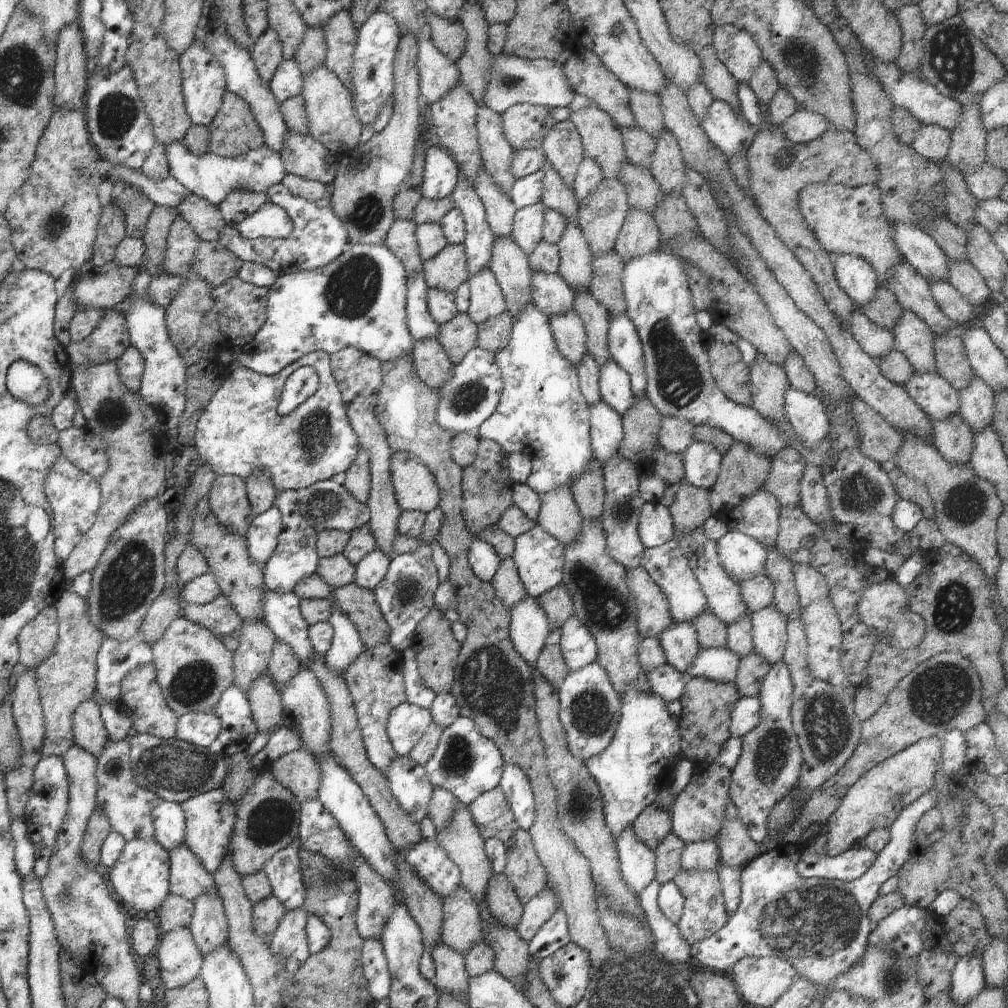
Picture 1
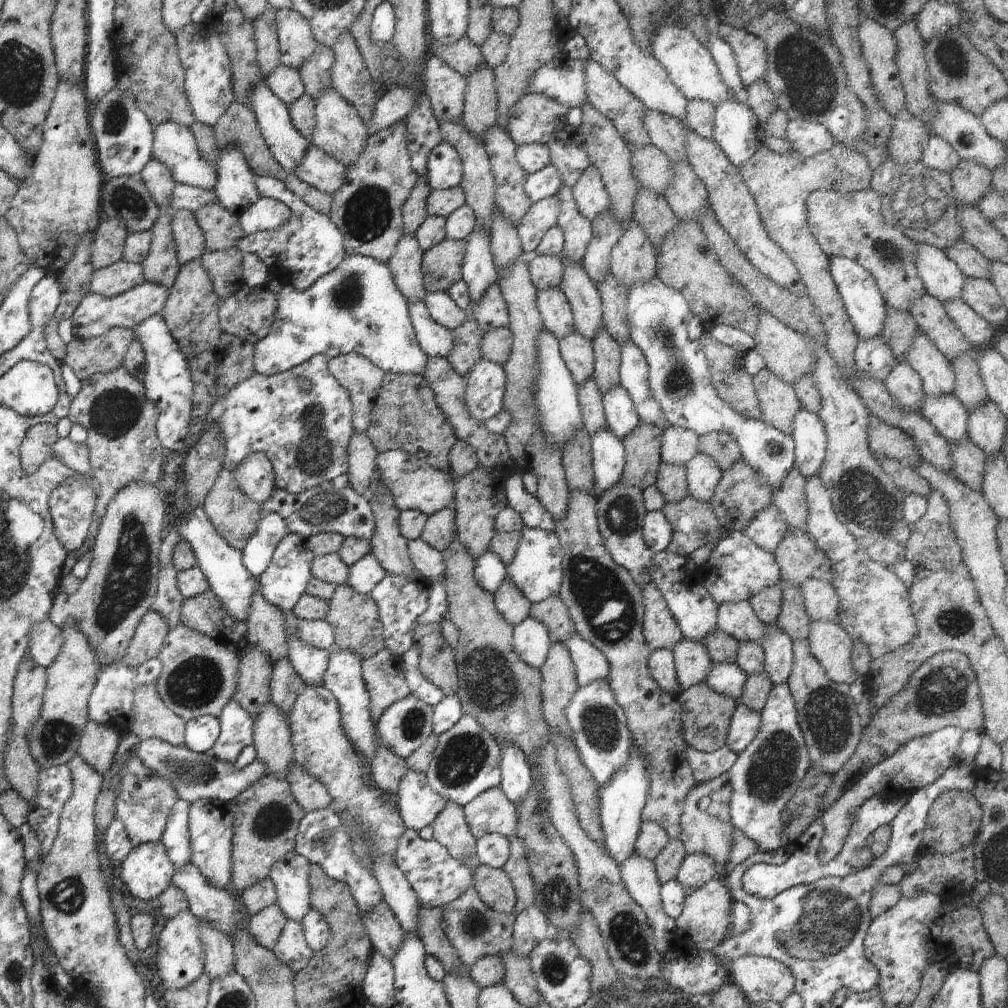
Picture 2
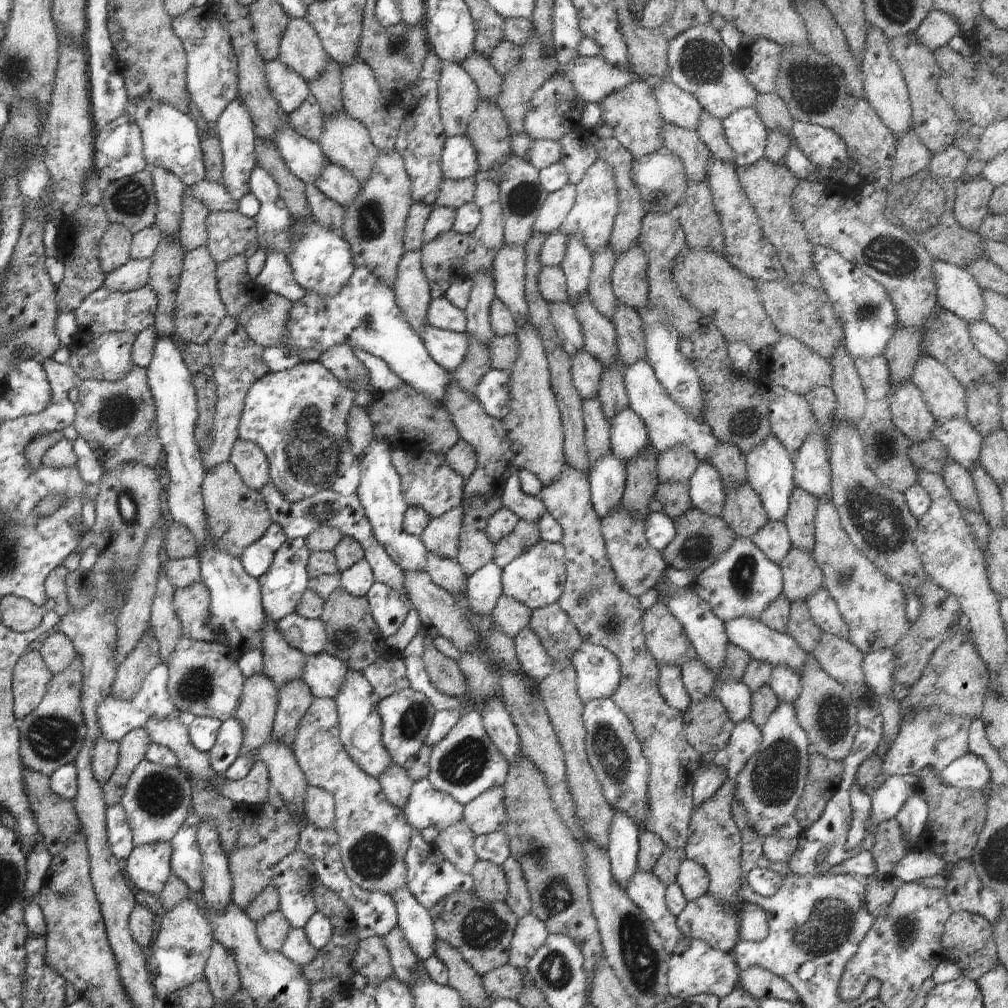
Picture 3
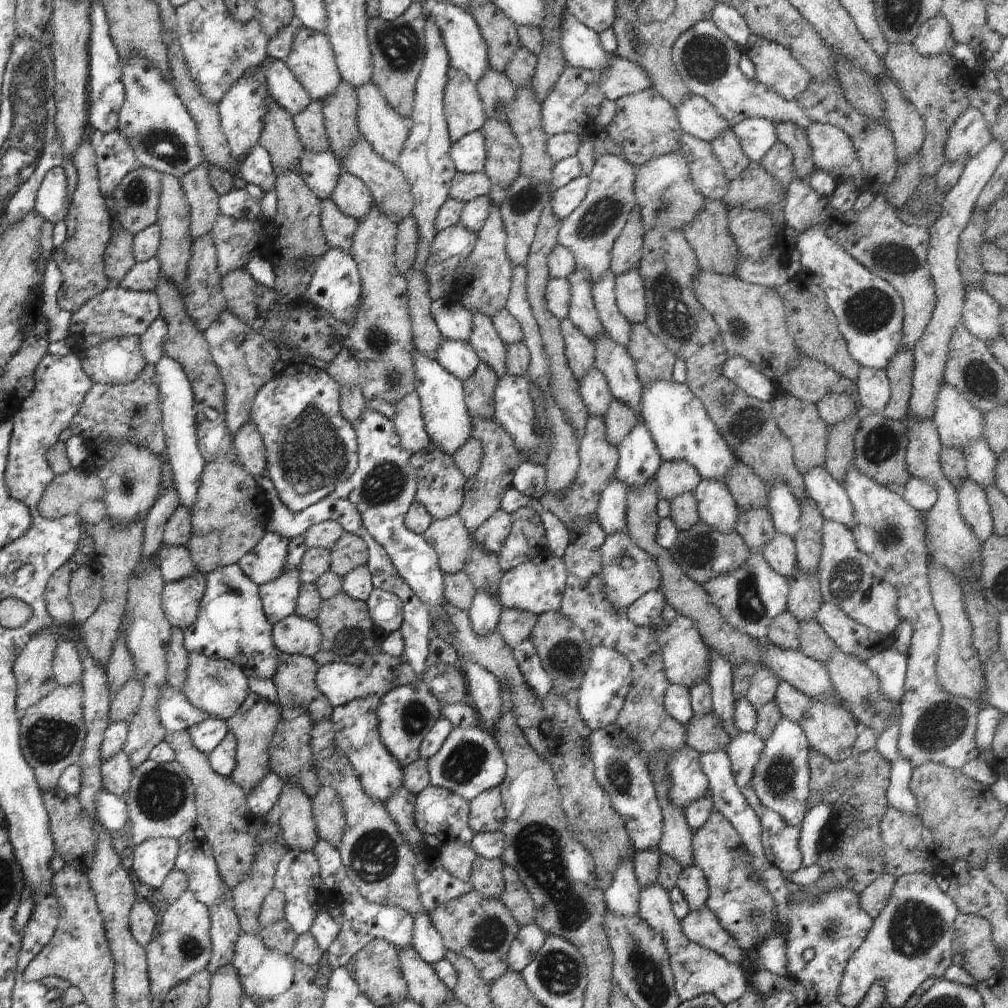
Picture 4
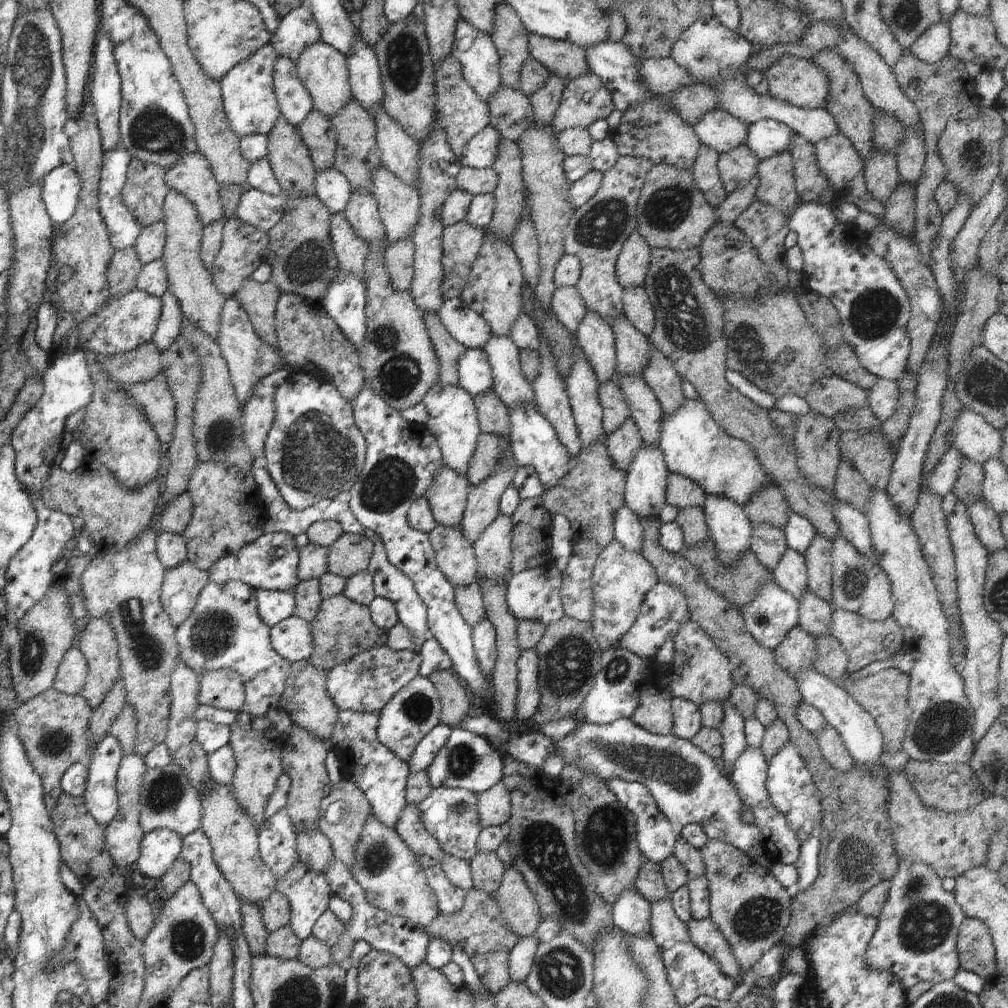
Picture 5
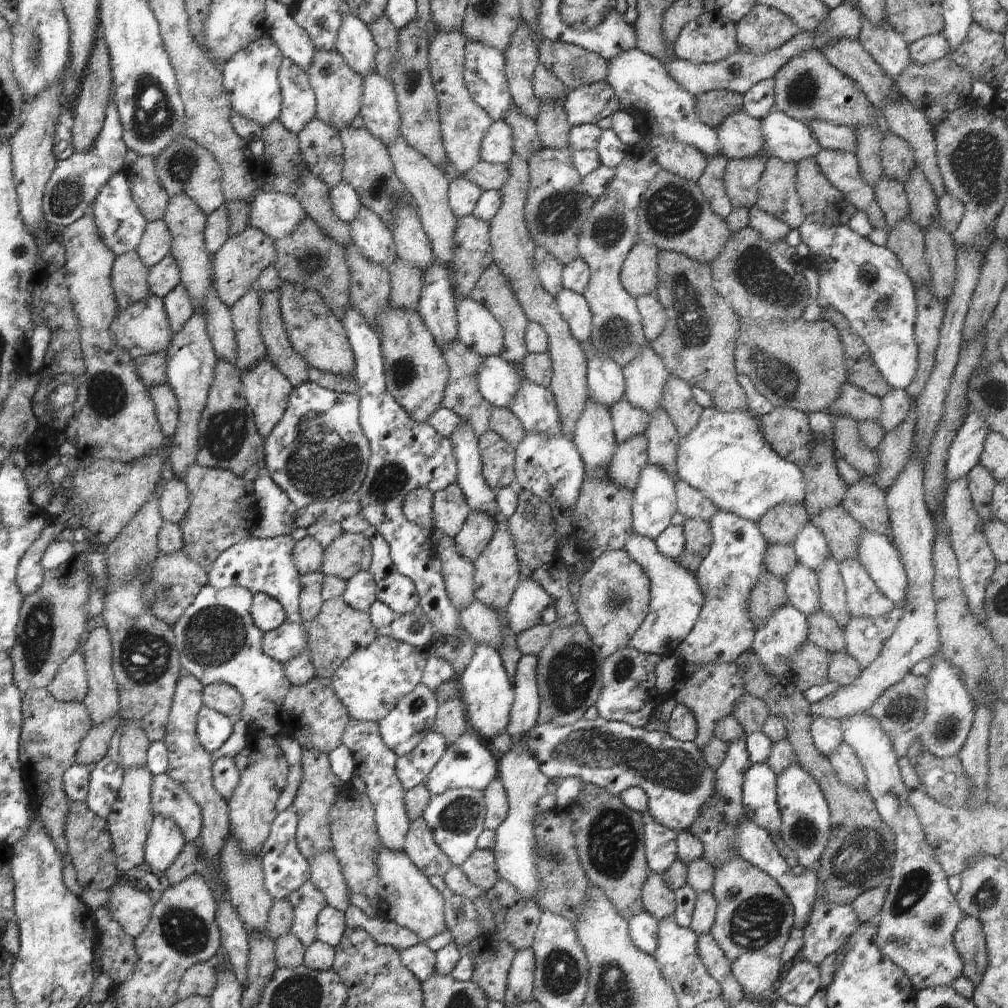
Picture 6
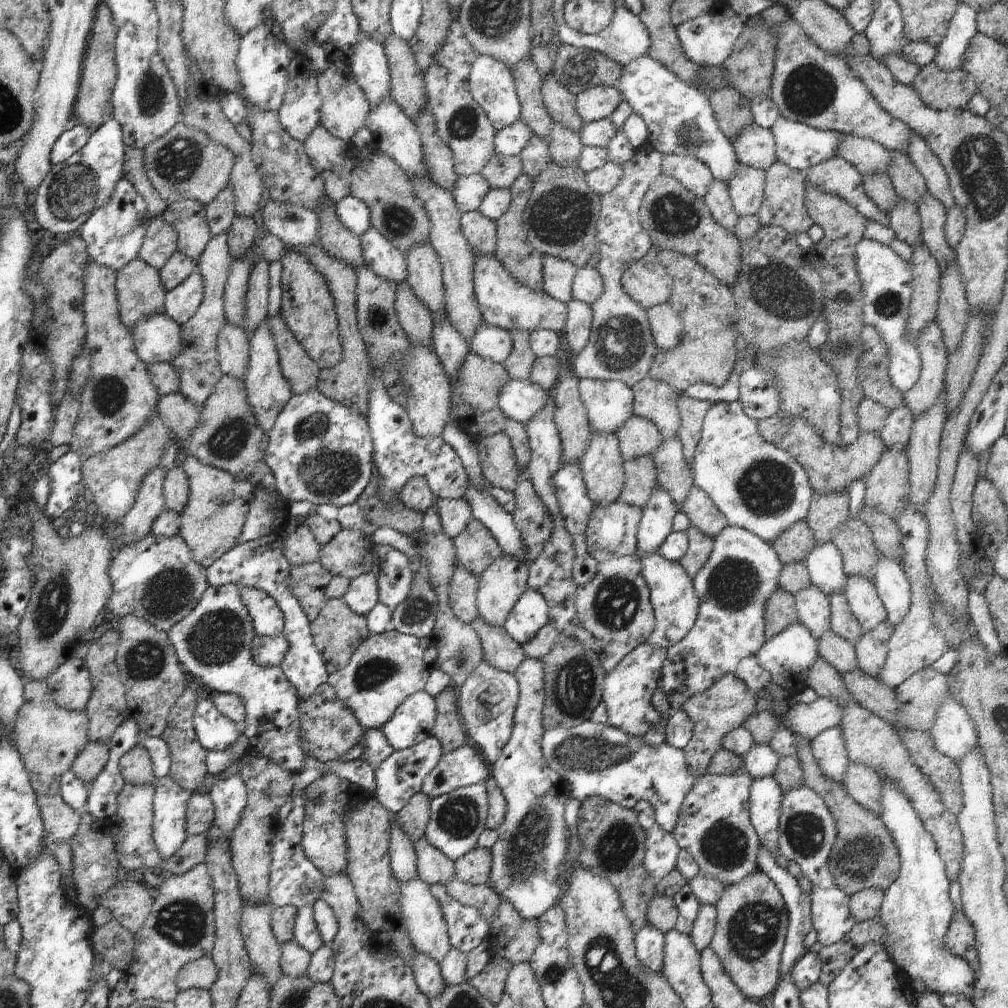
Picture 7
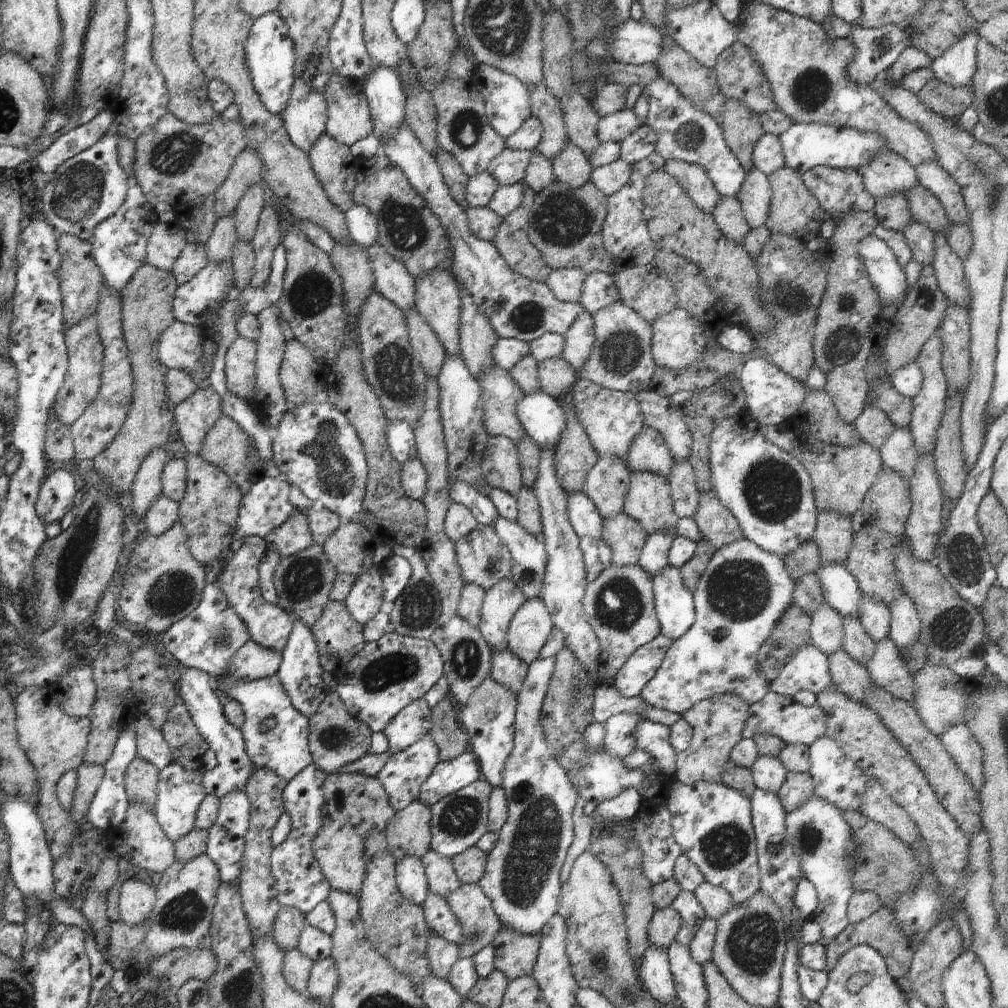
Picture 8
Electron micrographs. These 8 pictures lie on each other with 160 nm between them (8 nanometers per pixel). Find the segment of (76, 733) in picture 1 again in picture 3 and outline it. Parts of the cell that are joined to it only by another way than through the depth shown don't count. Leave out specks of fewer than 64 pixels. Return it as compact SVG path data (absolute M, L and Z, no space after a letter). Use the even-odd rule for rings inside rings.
M102 734L94 740L91 753L92 772L100 785L104 784L116 770L119 751L119 742L110 741Z

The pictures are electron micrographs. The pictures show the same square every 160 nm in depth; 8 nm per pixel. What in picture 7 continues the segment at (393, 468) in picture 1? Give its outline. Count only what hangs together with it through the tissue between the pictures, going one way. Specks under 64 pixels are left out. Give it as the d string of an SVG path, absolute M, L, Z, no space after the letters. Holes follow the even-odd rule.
M439 498L435 503L442 523L444 534L448 538L456 538L473 519L470 505L464 499Z

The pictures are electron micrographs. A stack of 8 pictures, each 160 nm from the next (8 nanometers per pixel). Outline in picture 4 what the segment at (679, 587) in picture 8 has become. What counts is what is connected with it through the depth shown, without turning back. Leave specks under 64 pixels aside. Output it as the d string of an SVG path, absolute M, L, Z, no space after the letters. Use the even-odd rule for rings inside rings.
M616 478L602 487L597 522L607 536L626 530L627 496L628 488ZM654 589L650 593L643 594L626 611L628 618L636 626L650 628L655 619L661 618L666 605L664 593L660 589Z

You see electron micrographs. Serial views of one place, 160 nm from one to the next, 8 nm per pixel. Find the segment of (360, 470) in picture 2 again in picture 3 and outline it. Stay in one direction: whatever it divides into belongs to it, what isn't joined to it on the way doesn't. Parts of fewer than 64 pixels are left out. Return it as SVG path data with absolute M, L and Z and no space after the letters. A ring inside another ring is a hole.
M354 405L350 410L347 423L347 442L350 442L352 454L356 460L364 456L364 450L370 446L373 436L373 425L368 420L365 410Z

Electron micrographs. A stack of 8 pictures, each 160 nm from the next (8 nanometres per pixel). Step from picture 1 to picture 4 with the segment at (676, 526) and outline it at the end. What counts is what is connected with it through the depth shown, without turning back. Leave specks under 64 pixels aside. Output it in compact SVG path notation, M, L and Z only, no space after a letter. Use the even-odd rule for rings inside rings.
M705 522L696 523L687 531L679 531L676 544L669 548L670 556L693 581L705 585L720 575L732 573L751 555L744 539L736 532L723 533Z

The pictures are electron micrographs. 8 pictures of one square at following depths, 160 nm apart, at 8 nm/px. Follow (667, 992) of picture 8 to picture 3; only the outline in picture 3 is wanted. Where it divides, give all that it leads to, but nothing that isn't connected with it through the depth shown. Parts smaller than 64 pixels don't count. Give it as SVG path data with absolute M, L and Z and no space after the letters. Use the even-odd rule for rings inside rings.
M614 810L608 830L608 857L611 861L612 876L618 886L626 889L632 874L637 870L639 852L639 833L642 827L630 814Z

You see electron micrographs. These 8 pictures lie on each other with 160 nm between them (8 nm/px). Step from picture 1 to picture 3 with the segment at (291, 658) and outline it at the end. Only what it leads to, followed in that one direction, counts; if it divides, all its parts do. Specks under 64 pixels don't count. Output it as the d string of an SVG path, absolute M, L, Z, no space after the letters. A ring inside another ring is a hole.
M302 678L292 680L277 690L278 709L271 736L278 742L286 742L286 746L292 747L296 728L302 716L308 712L313 695Z

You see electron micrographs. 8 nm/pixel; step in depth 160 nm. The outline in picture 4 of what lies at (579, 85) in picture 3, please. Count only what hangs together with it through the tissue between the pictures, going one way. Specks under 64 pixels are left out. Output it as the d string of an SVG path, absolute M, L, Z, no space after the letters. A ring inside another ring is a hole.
M614 54L609 68L599 74L599 87L606 99L617 101L623 96L652 88L652 83L640 65Z

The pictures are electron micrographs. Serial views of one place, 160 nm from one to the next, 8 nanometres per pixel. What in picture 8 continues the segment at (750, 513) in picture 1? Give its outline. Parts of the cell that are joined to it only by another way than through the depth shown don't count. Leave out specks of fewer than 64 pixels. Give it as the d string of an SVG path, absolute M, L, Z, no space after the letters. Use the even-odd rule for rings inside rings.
M823 603L810 615L811 644L827 657L843 648L843 618L828 604Z

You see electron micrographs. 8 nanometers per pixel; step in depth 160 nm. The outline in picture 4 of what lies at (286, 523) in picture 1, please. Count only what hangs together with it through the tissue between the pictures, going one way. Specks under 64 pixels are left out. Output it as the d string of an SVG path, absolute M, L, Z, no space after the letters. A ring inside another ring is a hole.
M303 535L291 539L288 543L285 571L276 580L259 586L259 595L268 622L276 624L283 618L295 614L302 583L298 565L307 549Z

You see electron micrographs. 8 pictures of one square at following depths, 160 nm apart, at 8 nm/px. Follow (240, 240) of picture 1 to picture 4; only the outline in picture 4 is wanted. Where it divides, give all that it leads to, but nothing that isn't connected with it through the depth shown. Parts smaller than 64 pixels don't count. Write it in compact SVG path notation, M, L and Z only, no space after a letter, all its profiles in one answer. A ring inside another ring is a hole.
M259 142L241 160L239 172L247 183L255 184L263 192L272 190L275 186L277 176L274 174L271 156ZM331 248L318 260L305 298L312 301L318 308L330 313L340 322L352 324L362 294L361 284L357 262L354 262L350 252Z

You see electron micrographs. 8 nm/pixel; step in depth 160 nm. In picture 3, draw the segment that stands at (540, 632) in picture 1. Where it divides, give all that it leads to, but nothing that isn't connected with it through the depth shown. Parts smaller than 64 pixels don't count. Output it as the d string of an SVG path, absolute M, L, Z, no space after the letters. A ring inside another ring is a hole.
M529 627L522 628L514 638L516 658L524 674L540 683L552 670L553 661L536 632Z

